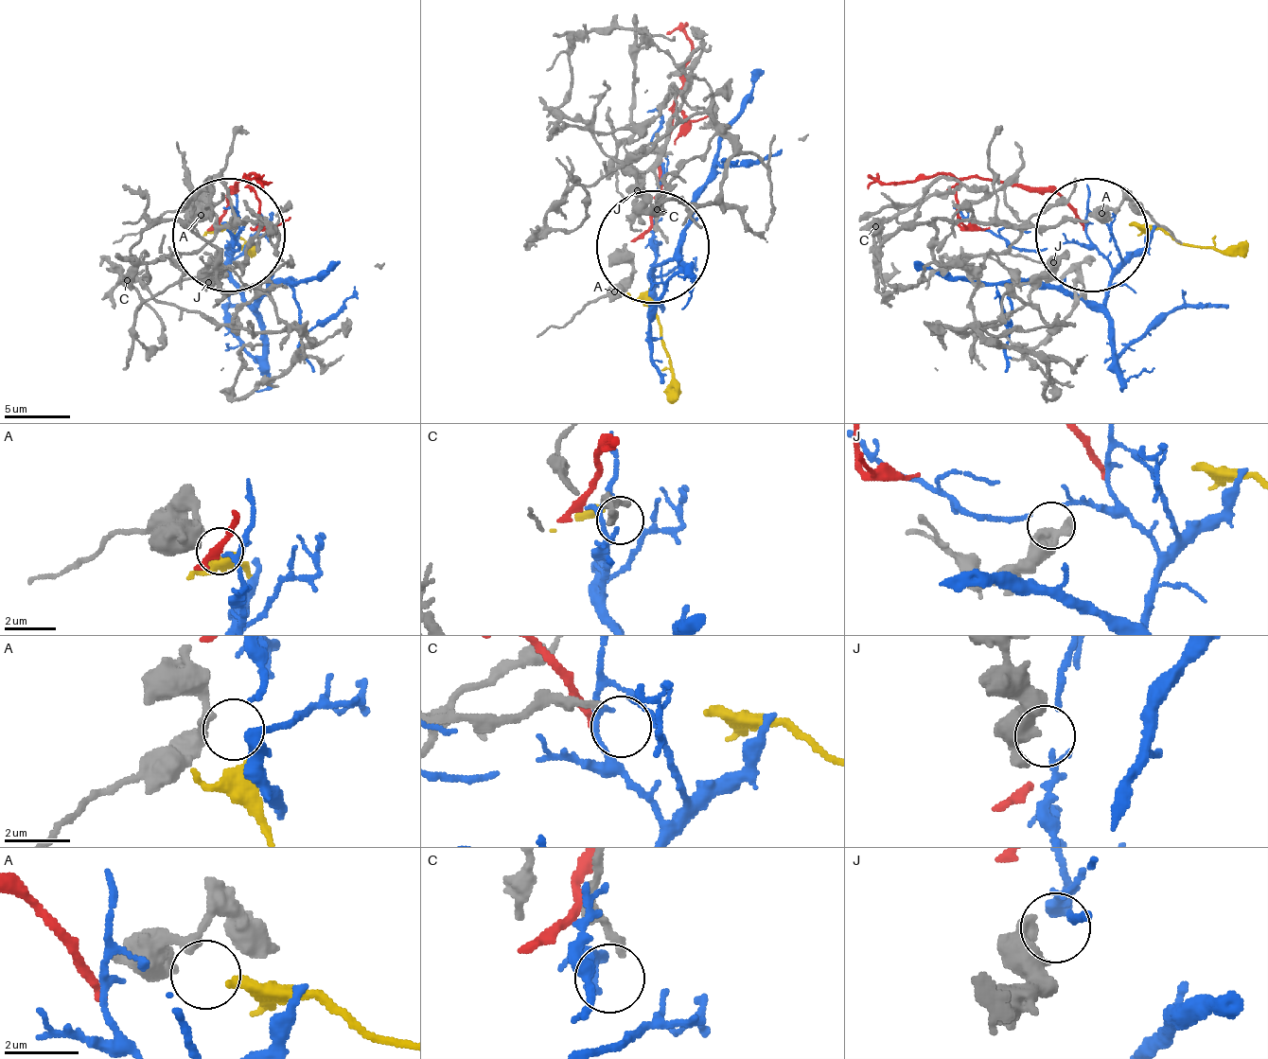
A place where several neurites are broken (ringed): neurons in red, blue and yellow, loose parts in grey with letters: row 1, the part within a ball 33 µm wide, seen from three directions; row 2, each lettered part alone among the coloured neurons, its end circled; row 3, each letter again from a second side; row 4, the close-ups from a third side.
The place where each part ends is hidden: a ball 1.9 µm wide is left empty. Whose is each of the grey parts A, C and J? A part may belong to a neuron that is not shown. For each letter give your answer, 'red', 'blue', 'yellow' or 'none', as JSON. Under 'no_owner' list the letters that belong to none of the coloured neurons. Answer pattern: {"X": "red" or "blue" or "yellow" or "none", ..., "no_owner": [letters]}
{"A": "none", "C": "none", "J": "none", "no_owner": ["A", "C", "J"]}

